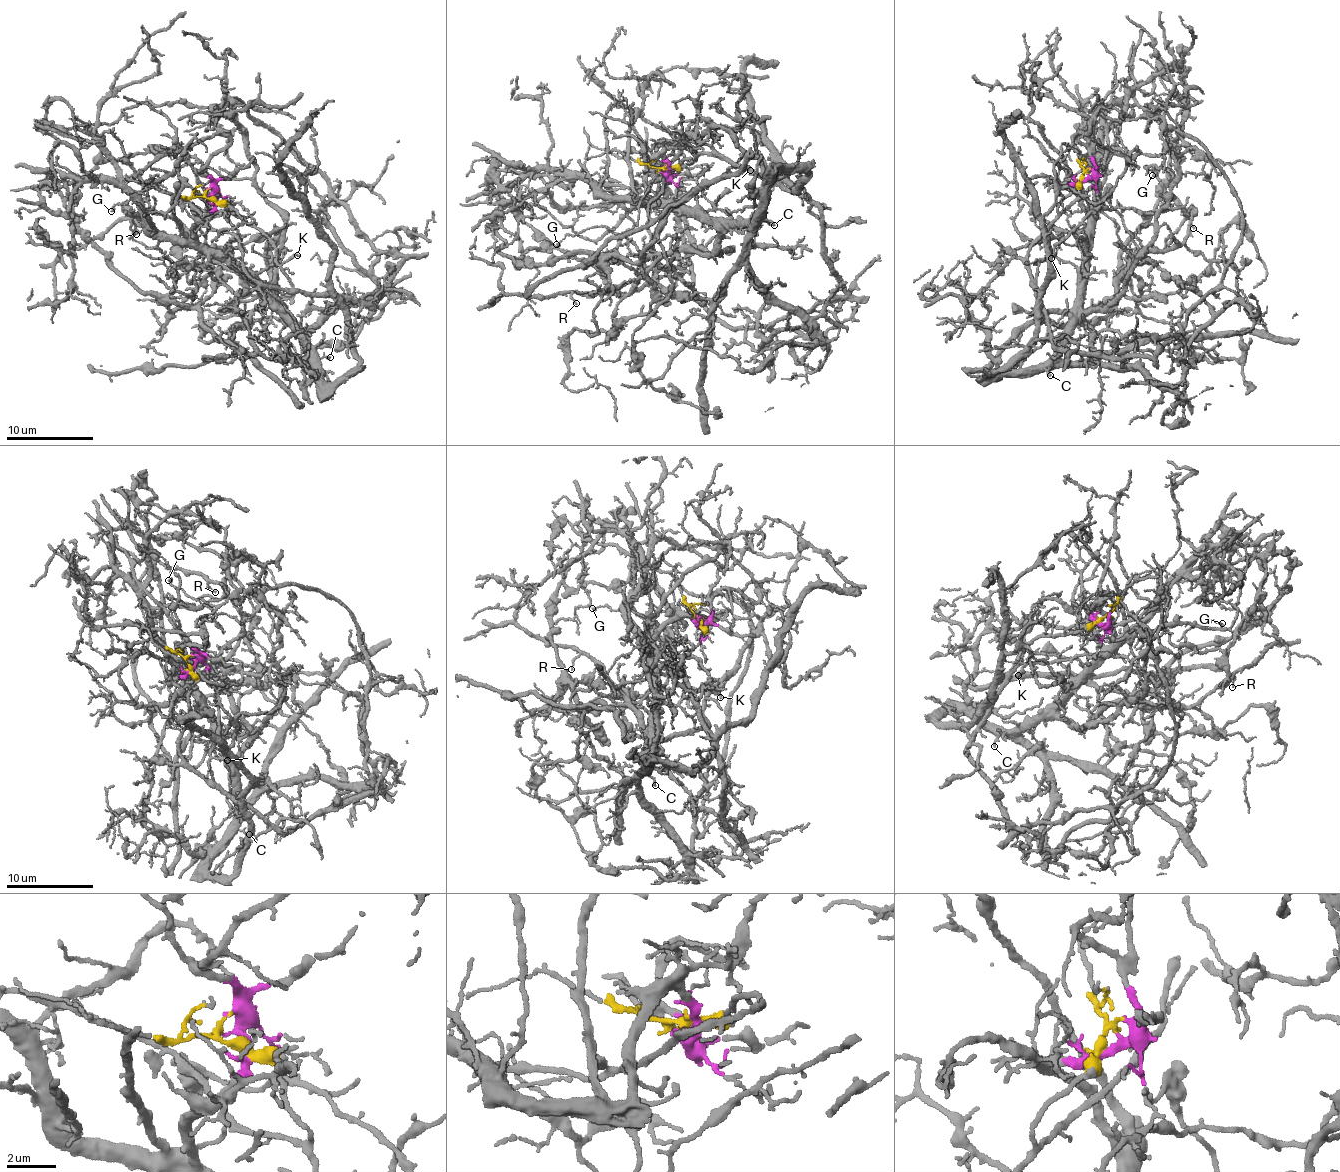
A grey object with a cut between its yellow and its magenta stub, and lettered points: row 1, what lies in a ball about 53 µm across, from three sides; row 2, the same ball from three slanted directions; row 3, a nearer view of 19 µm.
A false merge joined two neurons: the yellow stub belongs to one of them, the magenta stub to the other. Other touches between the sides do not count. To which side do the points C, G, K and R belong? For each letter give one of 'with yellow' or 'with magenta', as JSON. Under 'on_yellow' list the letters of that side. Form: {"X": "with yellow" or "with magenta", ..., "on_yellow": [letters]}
{"C": "with magenta", "G": "with yellow", "K": "with yellow", "R": "with magenta", "on_yellow": ["G", "K"]}

